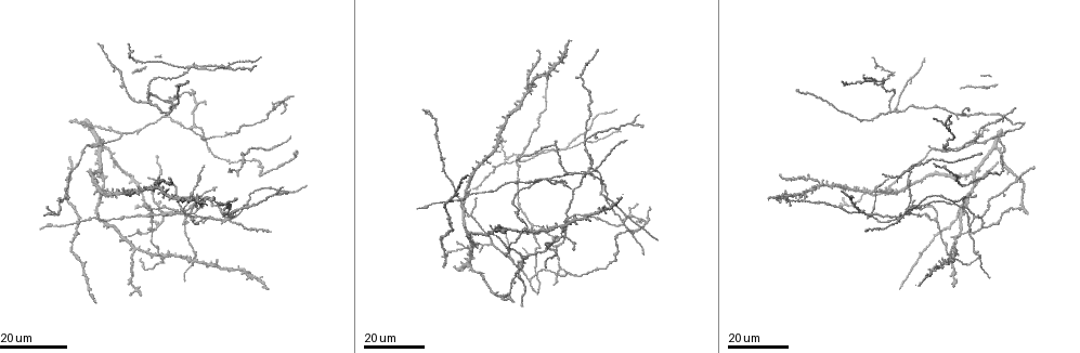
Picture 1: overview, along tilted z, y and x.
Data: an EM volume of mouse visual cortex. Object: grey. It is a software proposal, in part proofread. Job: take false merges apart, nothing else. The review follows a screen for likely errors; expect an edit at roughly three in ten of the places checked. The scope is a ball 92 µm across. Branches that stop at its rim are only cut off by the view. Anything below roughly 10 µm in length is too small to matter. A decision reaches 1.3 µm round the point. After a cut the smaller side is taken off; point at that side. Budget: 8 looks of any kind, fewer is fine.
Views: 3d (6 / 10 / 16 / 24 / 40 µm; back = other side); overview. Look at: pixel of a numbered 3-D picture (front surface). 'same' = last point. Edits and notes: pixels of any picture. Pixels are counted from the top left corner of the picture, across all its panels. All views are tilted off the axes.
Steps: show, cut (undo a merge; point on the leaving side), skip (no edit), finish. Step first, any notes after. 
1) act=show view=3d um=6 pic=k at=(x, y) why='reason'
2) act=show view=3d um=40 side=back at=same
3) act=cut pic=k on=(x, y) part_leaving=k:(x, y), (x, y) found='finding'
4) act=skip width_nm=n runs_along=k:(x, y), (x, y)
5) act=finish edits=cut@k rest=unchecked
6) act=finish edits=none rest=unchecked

act=show view=3d um=24 pic=1 at=(540, 245) why='three-way junction'

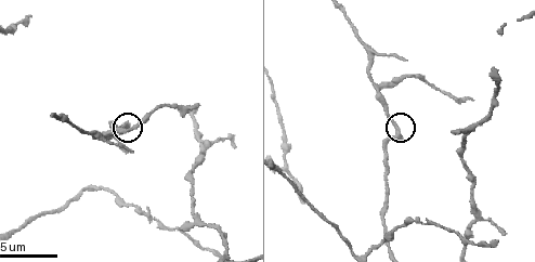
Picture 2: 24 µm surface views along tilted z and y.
act=show view=3d um=10 pic=2 at=(394, 126)

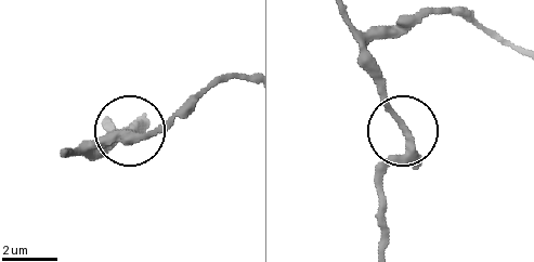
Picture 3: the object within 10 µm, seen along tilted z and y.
act=skip width_nm=260 found='all the same neuron'

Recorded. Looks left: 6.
act=show view=3d um=16 pic=1 at=(159, 225) why='arms part here'

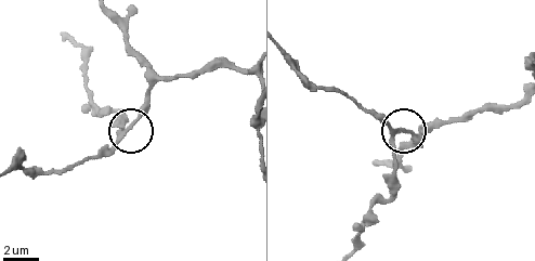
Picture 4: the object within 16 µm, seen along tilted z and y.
act=show view=3d um=10 pic=4 at=(396, 130)

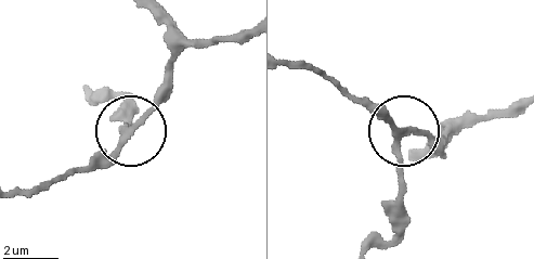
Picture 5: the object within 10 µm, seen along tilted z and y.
act=skip width_nm=210 runs_along=5:(369, 249), (391, 227), (400, 132), (364, 99) found='continuous, no second neuron'

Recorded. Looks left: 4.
act=show view=3d um=24 pic=1 at=(185, 224)

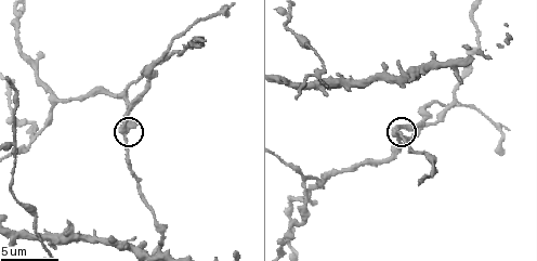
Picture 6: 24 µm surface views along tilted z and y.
act=show view=3d um=6 pic=6 at=(395, 130) why='zoom in'

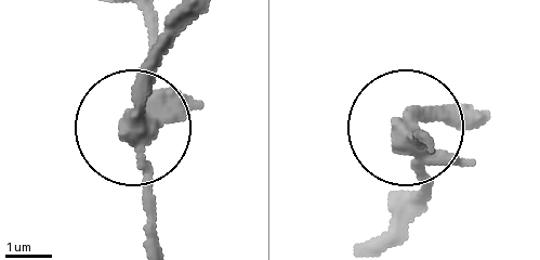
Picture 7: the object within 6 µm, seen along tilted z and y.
act=cut pic=7 on=(143, 64) width_nm=320 part_leaving=7:(153, 121), (141, 165), (152, 246) found='two neurons meet here'

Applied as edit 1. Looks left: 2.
act=show view=3d um=24 pic=1 at=(491, 244) why='three arms meet'

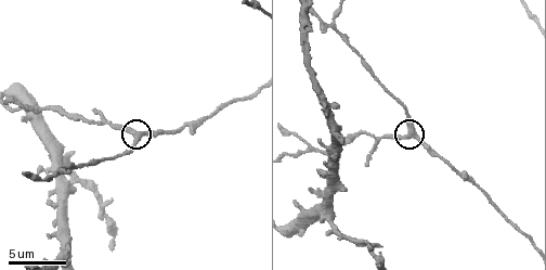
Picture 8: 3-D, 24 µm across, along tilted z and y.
act=show view=3d um=10 pic=8 at=(413, 134)

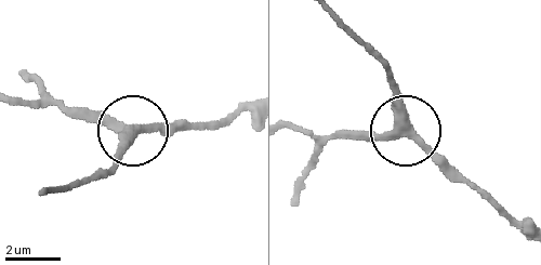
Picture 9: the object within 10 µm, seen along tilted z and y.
act=skip side_arm_um=66 found='one neuron here'

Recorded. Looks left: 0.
act=finish edits=cut@7 rest=unchecked

